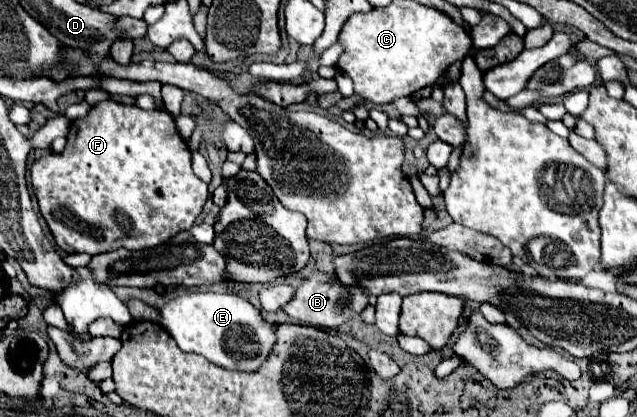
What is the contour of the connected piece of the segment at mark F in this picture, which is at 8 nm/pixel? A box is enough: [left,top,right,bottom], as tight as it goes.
[31,99,209,255]

